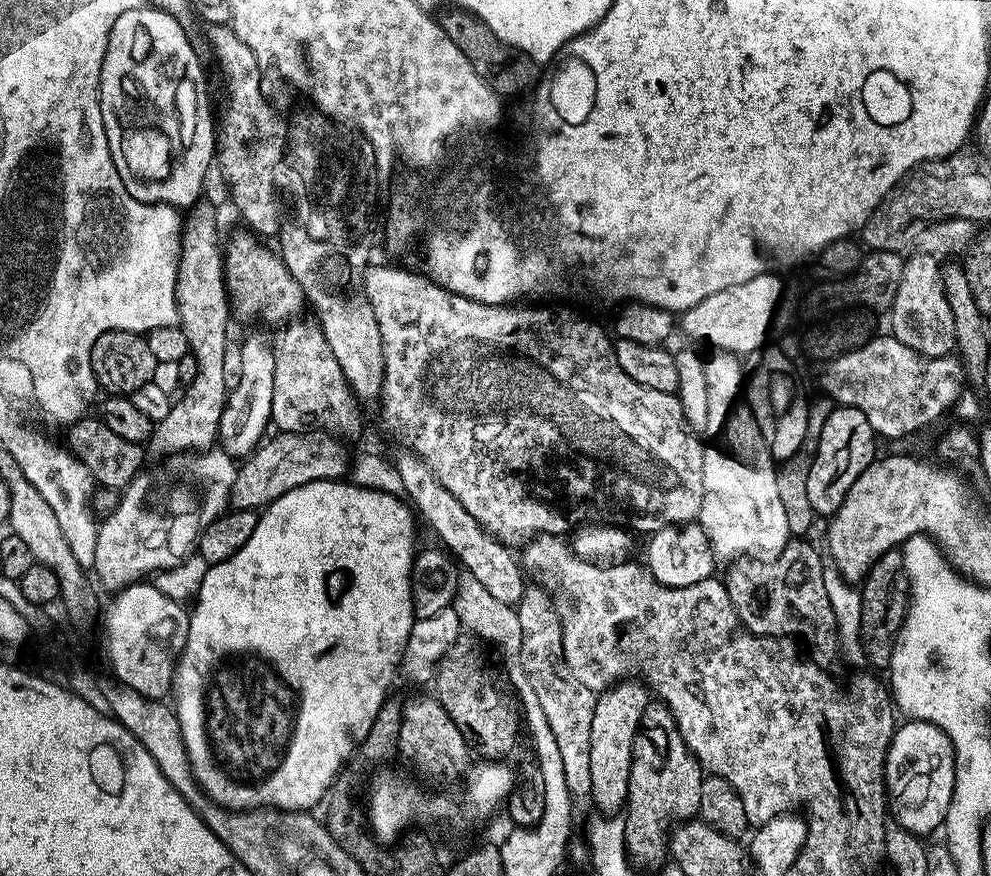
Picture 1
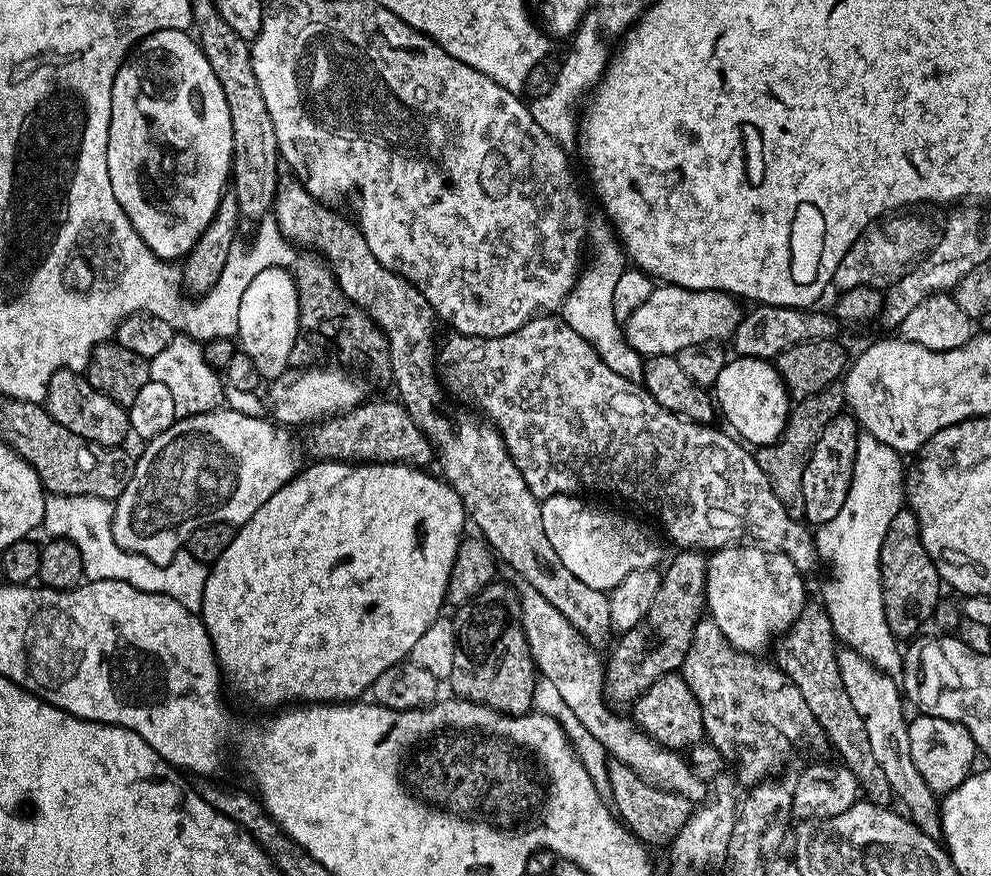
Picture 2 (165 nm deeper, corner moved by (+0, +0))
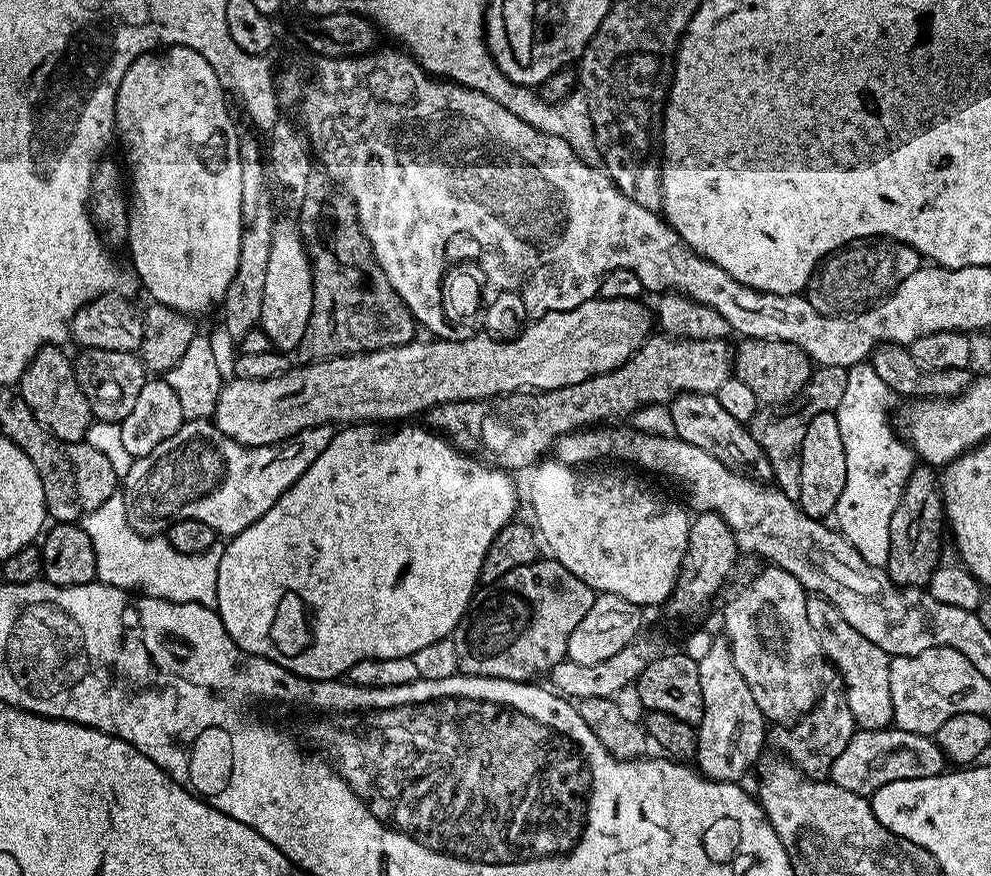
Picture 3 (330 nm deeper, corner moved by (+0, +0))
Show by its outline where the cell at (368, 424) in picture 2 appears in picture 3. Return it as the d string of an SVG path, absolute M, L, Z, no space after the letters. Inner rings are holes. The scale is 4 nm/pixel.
M672 334L649 335L642 347L622 366L610 370L606 374L598 374L586 382L578 382L574 386L555 388L549 392L525 390L510 392L506 396L490 396L486 400L459 400L446 402L428 409L426 413L427 427L437 431L441 436L452 441L452 445L475 456L477 460L489 468L531 469L537 462L545 459L555 449L556 443L563 436L573 432L587 430L605 422L616 422L619 416L631 417L633 413L647 404L667 405L673 398L683 392L715 393L734 372L734 348L727 339L723 340L685 340Z

